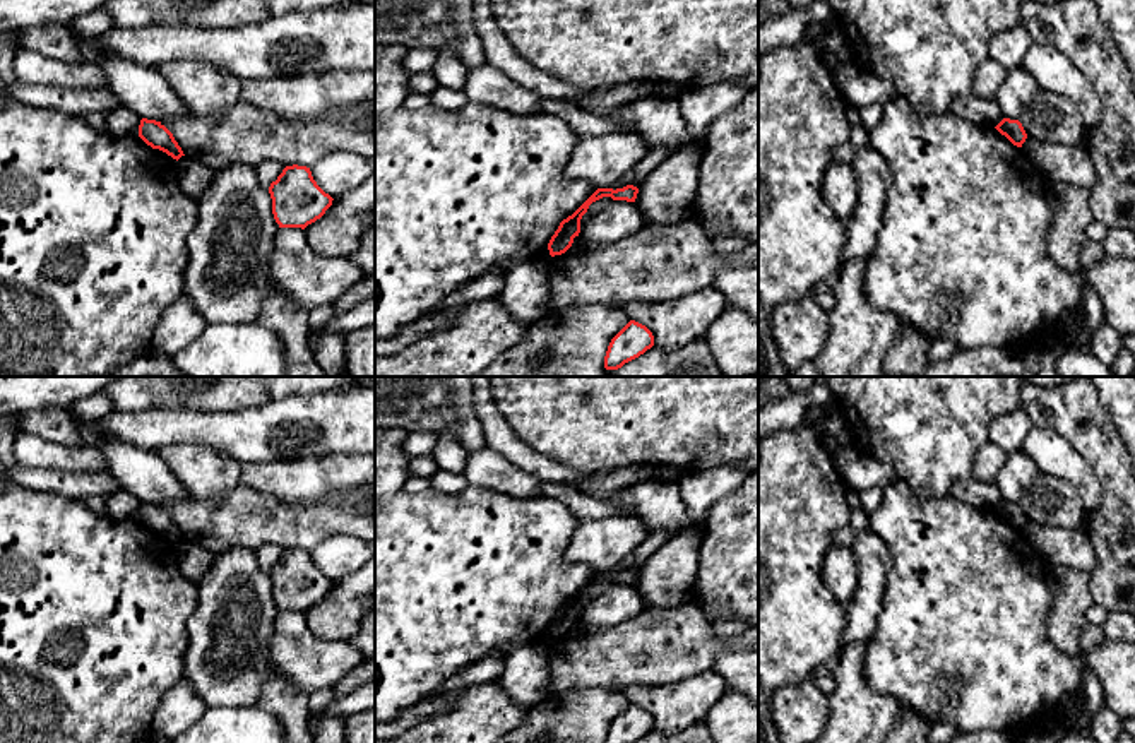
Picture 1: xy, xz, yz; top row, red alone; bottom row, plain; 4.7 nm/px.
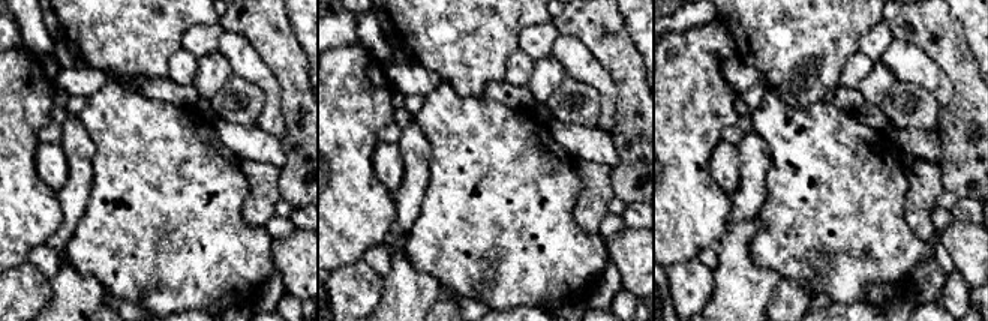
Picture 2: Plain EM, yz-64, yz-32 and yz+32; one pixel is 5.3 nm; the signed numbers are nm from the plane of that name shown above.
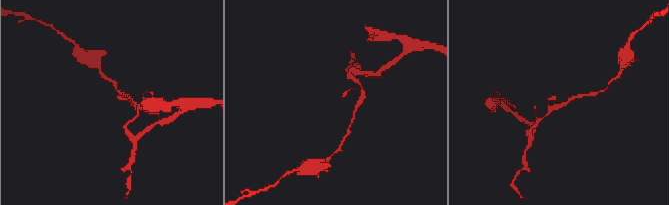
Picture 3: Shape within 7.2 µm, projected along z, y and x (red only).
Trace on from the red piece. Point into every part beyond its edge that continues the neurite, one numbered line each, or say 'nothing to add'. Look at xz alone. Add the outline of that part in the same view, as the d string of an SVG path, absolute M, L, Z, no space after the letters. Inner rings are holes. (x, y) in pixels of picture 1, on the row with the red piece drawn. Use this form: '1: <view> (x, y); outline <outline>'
nothing to add

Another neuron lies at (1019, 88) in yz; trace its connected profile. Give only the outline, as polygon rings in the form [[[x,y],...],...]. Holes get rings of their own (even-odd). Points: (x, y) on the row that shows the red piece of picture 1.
[[[1024,68],[1008,70],[1000,91],[995,94],[1003,118],[1019,120],[1022,110],[1032,101],[1037,92],[1034,77]]]

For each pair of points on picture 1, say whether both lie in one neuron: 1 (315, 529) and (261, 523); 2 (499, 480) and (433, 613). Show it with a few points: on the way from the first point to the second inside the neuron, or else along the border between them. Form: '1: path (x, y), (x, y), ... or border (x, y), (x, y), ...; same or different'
1: path (302, 526), (274, 523); same
2: border (469, 485), (500, 490), (516, 497), (533, 497); different

